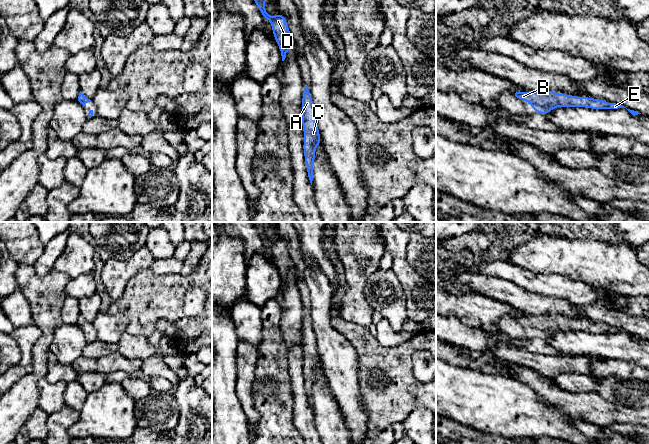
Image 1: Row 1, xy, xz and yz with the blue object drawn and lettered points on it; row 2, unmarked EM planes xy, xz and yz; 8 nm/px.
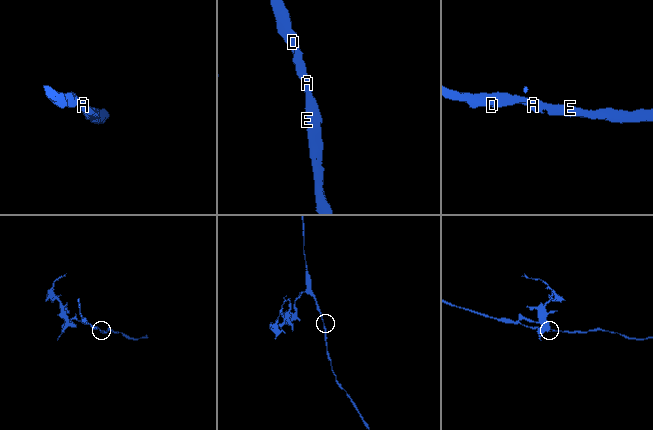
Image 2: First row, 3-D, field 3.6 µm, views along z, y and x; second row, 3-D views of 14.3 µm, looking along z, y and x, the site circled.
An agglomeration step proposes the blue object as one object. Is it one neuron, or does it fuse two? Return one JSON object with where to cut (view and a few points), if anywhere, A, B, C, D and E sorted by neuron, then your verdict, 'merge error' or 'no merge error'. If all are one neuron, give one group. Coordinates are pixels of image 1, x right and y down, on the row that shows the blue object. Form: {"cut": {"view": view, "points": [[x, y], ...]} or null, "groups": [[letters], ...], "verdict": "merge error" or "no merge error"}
{"cut": null, "groups": [["A", "B", "C", "D", "E"]], "verdict": "no merge error"}

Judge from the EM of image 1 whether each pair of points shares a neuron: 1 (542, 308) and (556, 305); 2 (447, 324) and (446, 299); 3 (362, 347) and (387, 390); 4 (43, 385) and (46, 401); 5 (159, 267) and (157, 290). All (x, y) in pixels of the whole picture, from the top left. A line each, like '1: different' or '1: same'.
1: same
2: different
3: same
4: same
5: different

